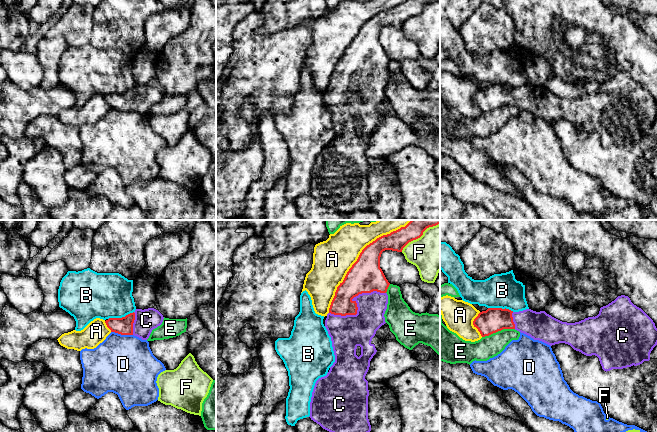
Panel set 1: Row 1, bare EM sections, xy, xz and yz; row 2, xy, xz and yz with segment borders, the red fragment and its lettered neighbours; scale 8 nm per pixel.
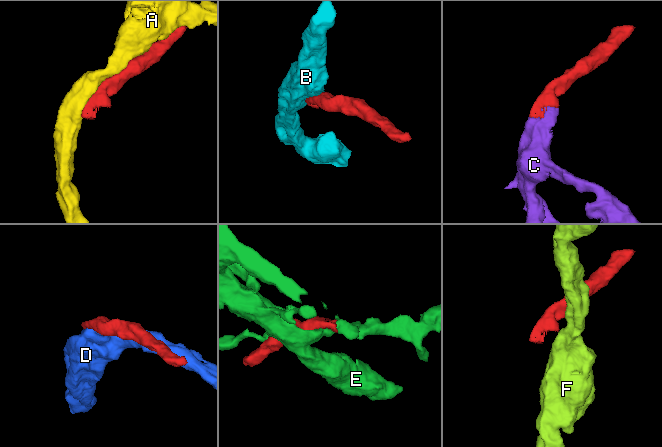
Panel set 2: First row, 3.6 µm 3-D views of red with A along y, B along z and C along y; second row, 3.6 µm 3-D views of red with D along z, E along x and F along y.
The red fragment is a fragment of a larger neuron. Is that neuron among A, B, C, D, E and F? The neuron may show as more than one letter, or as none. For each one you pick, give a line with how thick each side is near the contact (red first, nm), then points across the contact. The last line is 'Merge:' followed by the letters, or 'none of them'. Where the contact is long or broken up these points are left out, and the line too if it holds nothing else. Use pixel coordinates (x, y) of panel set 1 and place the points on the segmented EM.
C: Thickness 280 nm (red) against 280 nm
Merge: C

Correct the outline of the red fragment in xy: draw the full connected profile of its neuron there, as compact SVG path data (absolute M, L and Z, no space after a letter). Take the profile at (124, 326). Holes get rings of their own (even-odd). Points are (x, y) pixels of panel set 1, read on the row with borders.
M154 308L136 309L122 318L109 318L105 321L111 332L121 335L134 335L147 340L153 329L163 322L163 315Z

